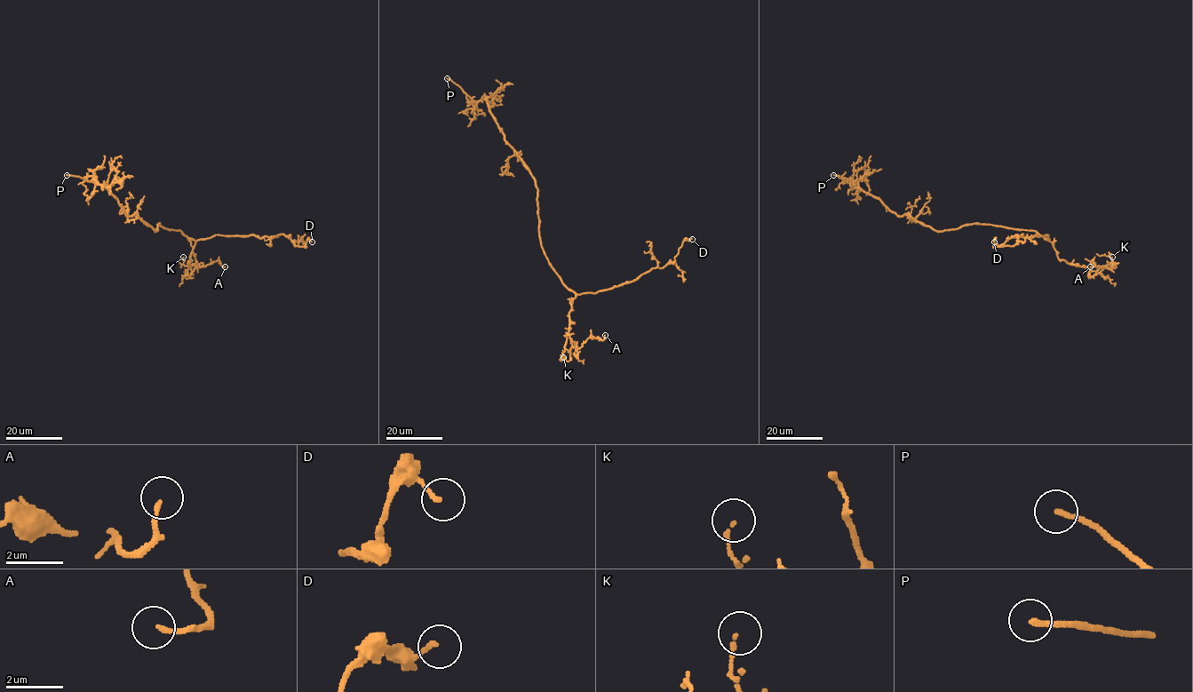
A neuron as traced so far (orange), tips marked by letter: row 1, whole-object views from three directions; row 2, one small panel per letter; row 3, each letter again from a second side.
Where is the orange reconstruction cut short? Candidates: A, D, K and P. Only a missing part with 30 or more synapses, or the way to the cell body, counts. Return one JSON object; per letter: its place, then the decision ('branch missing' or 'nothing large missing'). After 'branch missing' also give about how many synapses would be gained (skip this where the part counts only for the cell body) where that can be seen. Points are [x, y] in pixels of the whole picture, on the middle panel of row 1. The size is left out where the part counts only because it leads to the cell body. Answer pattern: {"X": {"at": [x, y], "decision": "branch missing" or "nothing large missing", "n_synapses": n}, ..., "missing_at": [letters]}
{"A": {"at": [605, 335], "decision": "nothing large missing"}, "D": {"at": [692, 239], "decision": "nothing large missing"}, "K": {"at": [563, 357], "decision": "nothing large missing"}, "P": {"at": [447, 78], "decision": "branch missing"}, "missing_at": ["P"]}

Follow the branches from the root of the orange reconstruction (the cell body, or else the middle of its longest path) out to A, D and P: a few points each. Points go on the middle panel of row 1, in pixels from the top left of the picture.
A: (540, 240), (550, 266), (576, 294), (569, 313), (570, 339), (580, 347), (589, 338), (603, 339), (605, 335)
D: (540, 240), (544, 254), (560, 281), (582, 294), (621, 286), (653, 268), (672, 263), (682, 242), (692, 239)
P: (540, 240), (535, 178), (505, 139), (489, 103), (485, 99), (473, 99), (447, 78)

